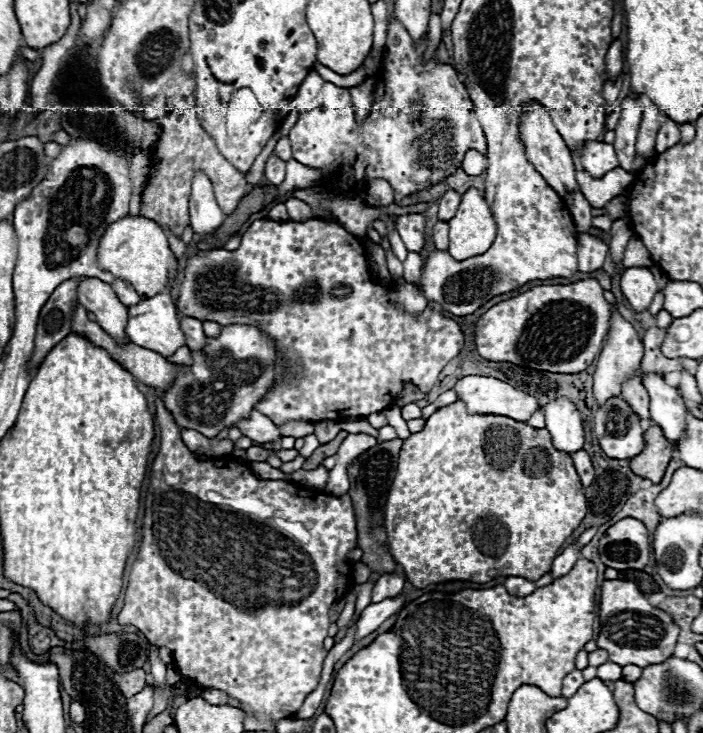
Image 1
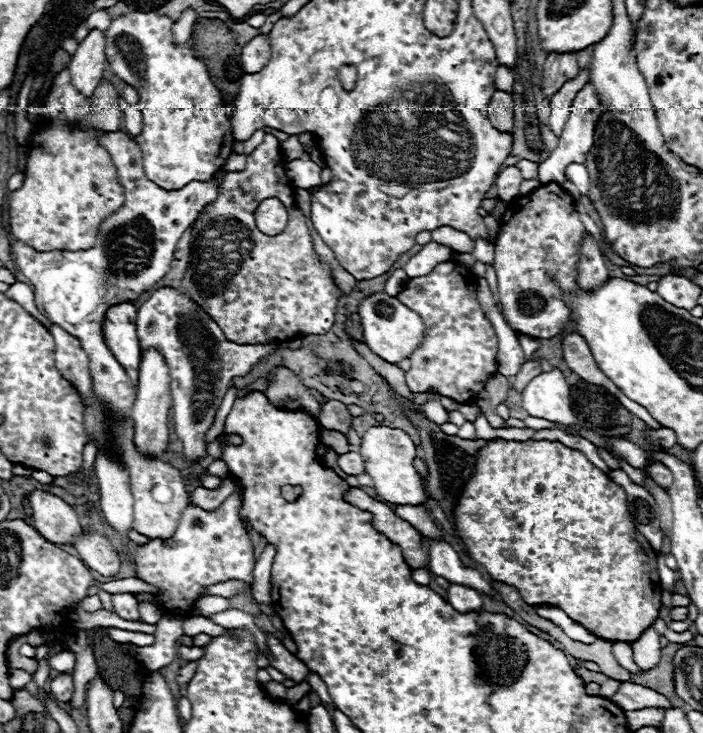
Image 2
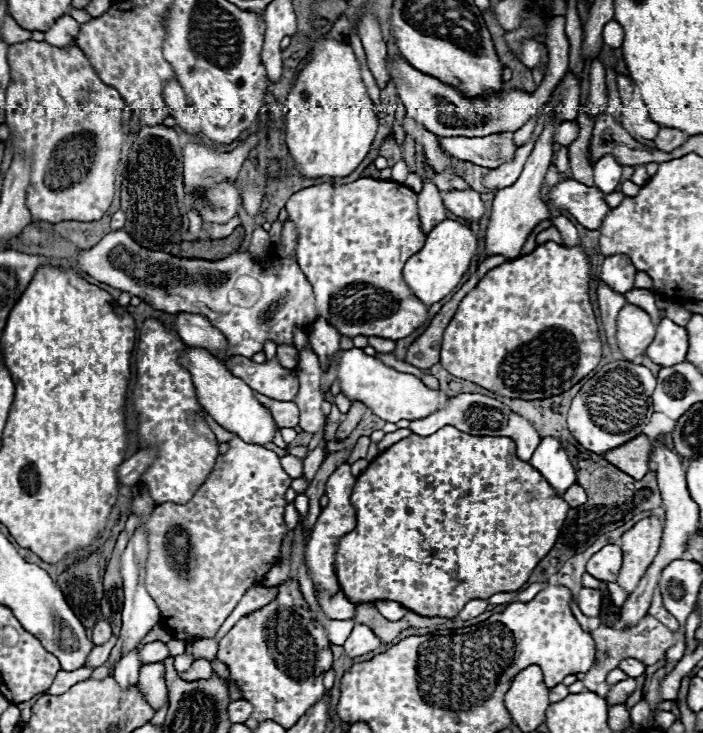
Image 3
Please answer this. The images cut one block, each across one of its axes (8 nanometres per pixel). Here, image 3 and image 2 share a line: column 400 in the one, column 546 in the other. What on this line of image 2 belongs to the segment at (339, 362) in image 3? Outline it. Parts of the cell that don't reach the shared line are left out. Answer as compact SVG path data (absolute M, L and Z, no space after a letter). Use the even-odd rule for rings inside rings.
M558 368L542 372L526 384L522 390L522 408L534 418L576 424L570 402L570 384Z

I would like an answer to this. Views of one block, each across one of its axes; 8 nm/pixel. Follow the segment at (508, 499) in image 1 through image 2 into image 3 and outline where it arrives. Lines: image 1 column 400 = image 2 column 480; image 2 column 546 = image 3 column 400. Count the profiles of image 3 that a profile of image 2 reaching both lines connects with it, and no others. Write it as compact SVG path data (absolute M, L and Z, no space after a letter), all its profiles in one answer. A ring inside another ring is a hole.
M444 426L432 436L416 436L404 438L384 450L380 456L376 456L368 468L358 476L354 484L354 492L350 496L350 502L356 510L356 528L348 534L344 534L336 548L336 560L334 560L334 572L338 576L340 590L344 596L354 604L374 604L380 600L392 600L400 602L404 608L426 616L426 618L454 618L464 608L468 600L488 600L494 594L500 592L516 592L520 590L536 564L552 550L558 532L566 520L566 514L570 506L554 492L554 488L536 472L528 462L518 460L516 456L516 444L510 438L492 438L492 436L470 436L466 432L456 430L454 426Z

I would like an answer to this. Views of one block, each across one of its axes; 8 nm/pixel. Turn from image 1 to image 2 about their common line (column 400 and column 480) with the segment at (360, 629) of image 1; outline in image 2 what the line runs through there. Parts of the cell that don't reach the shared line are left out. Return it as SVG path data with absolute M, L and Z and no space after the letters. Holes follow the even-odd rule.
M450 584L446 592L448 592L448 602L458 612L480 610L482 608L482 596L474 588L468 588L468 586L462 586L462 584Z

